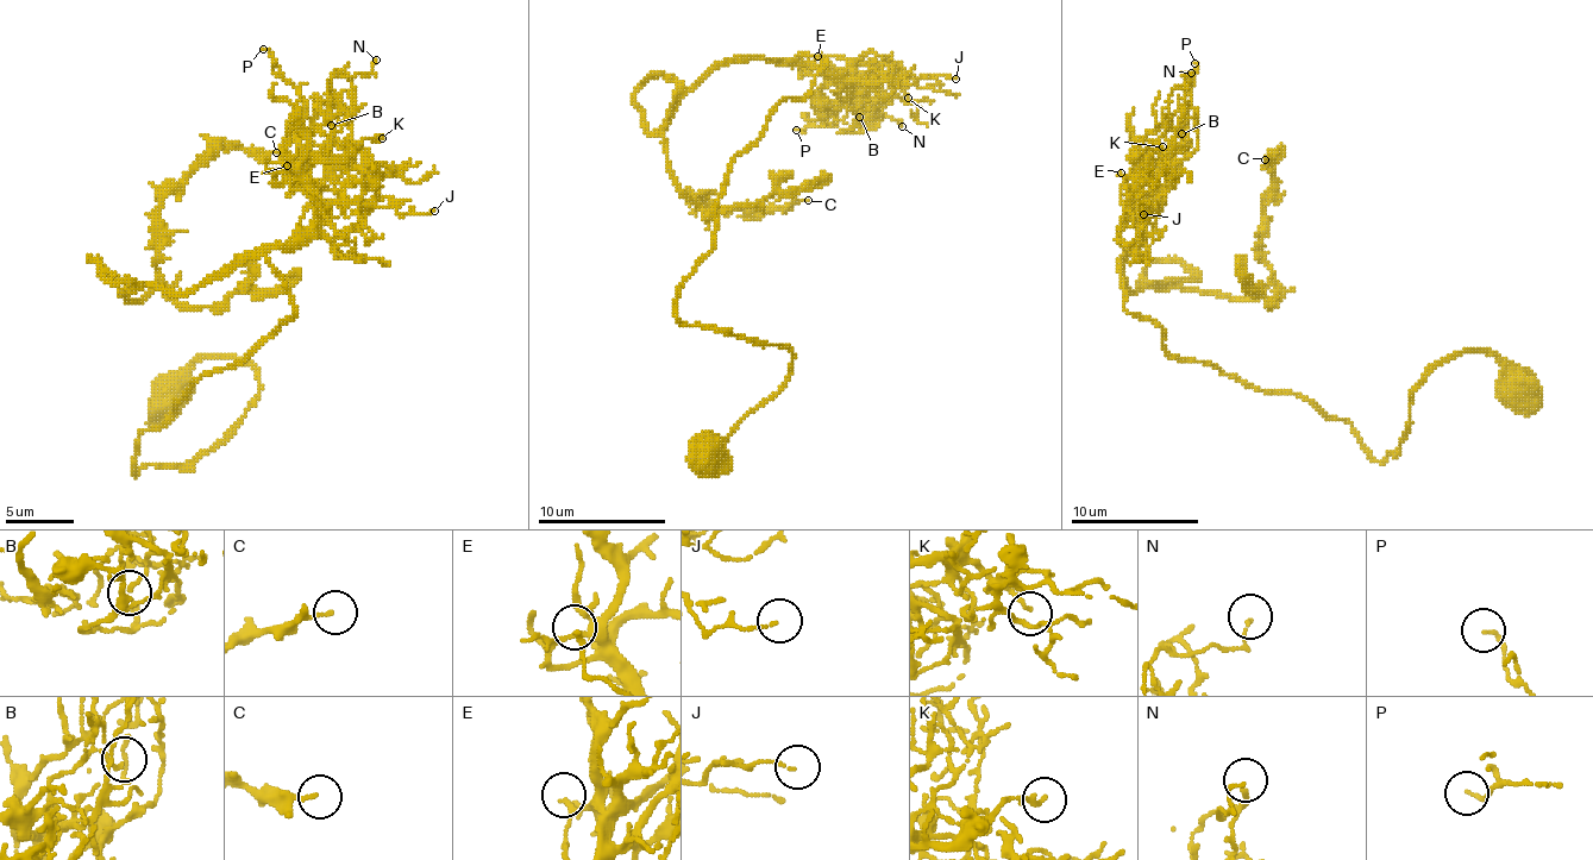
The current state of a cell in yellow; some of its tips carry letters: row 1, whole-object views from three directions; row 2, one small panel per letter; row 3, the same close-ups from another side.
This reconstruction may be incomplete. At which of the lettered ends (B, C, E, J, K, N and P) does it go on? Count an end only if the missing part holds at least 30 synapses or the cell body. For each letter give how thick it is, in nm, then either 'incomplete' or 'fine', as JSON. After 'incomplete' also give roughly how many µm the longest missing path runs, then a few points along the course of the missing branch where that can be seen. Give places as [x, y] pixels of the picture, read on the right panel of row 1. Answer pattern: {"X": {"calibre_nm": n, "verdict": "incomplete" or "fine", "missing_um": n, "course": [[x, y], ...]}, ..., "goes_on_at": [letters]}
{"B": {"calibre_nm": 120, "verdict": "fine"}, "C": {"calibre_nm": 120, "verdict": "fine"}, "E": {"calibre_nm": 110, "verdict": "fine"}, "J": {"calibre_nm": 80, "verdict": "fine"}, "K": {"calibre_nm": 150, "verdict": "fine"}, "N": {"calibre_nm": 90, "verdict": "fine"}, "P": {"calibre_nm": 120, "verdict": "fine"}, "goes_on_at": []}

